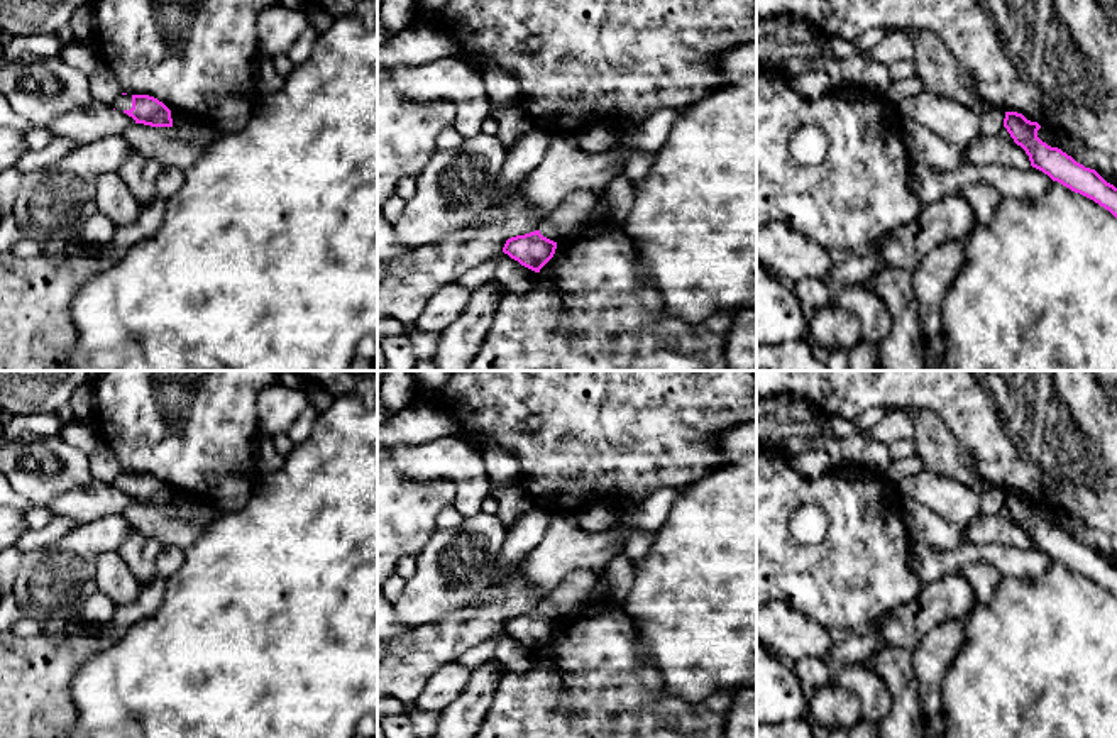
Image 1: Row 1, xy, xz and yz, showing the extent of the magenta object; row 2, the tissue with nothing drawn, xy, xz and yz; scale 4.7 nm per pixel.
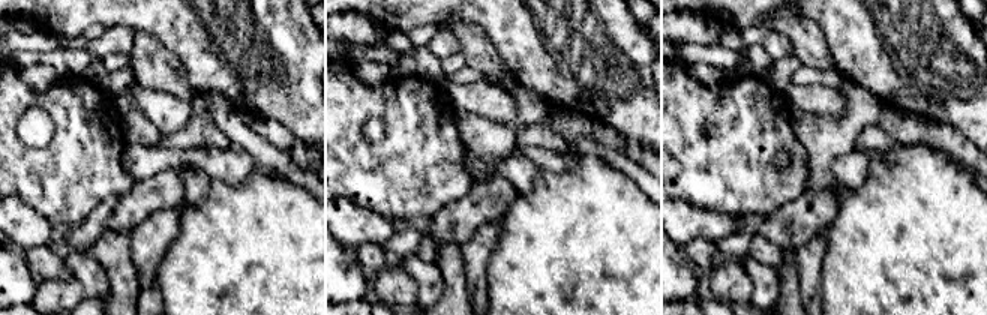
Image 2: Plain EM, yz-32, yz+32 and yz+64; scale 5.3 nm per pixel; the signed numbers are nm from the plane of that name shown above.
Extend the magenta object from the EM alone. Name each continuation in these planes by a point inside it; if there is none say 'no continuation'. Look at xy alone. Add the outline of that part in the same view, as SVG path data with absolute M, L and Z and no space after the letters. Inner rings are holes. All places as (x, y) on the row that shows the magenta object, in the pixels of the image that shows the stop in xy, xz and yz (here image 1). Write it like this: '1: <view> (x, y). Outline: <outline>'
1: xy (124, 102). Outline: M120 95L115 103L112 105L112 108L124 112L124 110L130 110L132 108L132 95Z

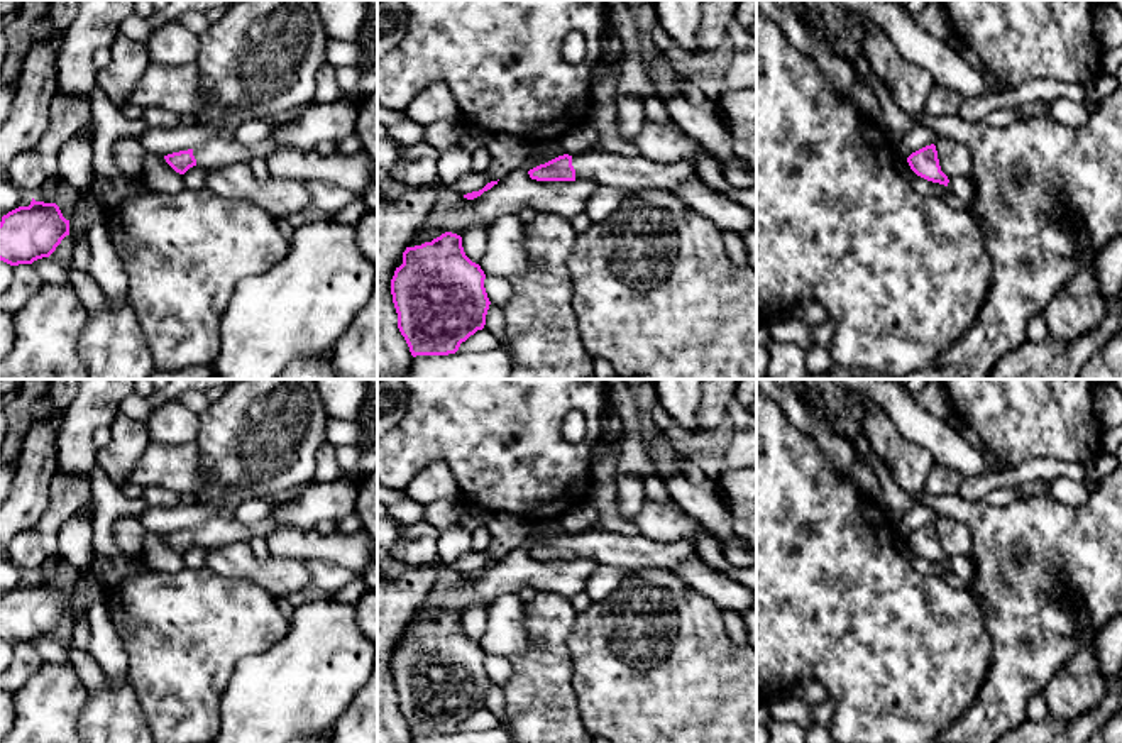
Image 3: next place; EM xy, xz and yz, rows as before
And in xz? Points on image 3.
1: xz (611, 170). Outline: M599 147L572 156L575 179L596 179L602 186L623 190L672 190L701 179L690 162L660 164L645 156L624 157Z

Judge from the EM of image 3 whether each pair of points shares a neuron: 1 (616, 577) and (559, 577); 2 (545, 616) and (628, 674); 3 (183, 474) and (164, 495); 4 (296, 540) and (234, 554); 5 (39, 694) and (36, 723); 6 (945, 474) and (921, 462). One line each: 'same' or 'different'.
1: different
2: different
3: different
4: different
5: same
6: different

